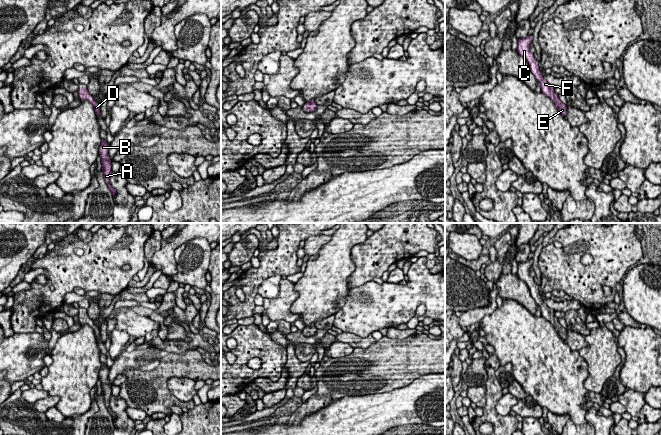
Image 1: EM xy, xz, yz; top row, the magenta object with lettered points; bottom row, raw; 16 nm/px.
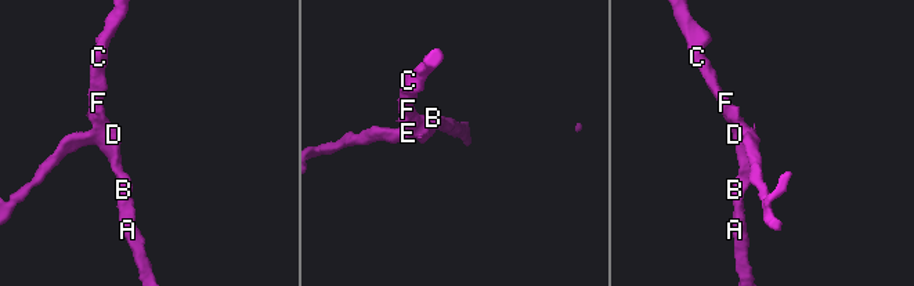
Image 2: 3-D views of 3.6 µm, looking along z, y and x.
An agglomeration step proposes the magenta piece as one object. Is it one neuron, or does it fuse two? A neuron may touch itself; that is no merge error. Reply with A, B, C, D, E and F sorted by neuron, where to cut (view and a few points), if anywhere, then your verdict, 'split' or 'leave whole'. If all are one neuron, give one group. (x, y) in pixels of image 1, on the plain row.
A B C D E F | no cut | leave whole

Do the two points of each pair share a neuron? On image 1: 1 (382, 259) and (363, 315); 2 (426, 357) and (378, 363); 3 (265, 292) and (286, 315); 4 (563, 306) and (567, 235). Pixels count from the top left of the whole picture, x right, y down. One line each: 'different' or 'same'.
1: different
2: same
3: different
4: different

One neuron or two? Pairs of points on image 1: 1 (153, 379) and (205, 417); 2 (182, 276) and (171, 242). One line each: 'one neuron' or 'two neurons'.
1: two neurons
2: two neurons

